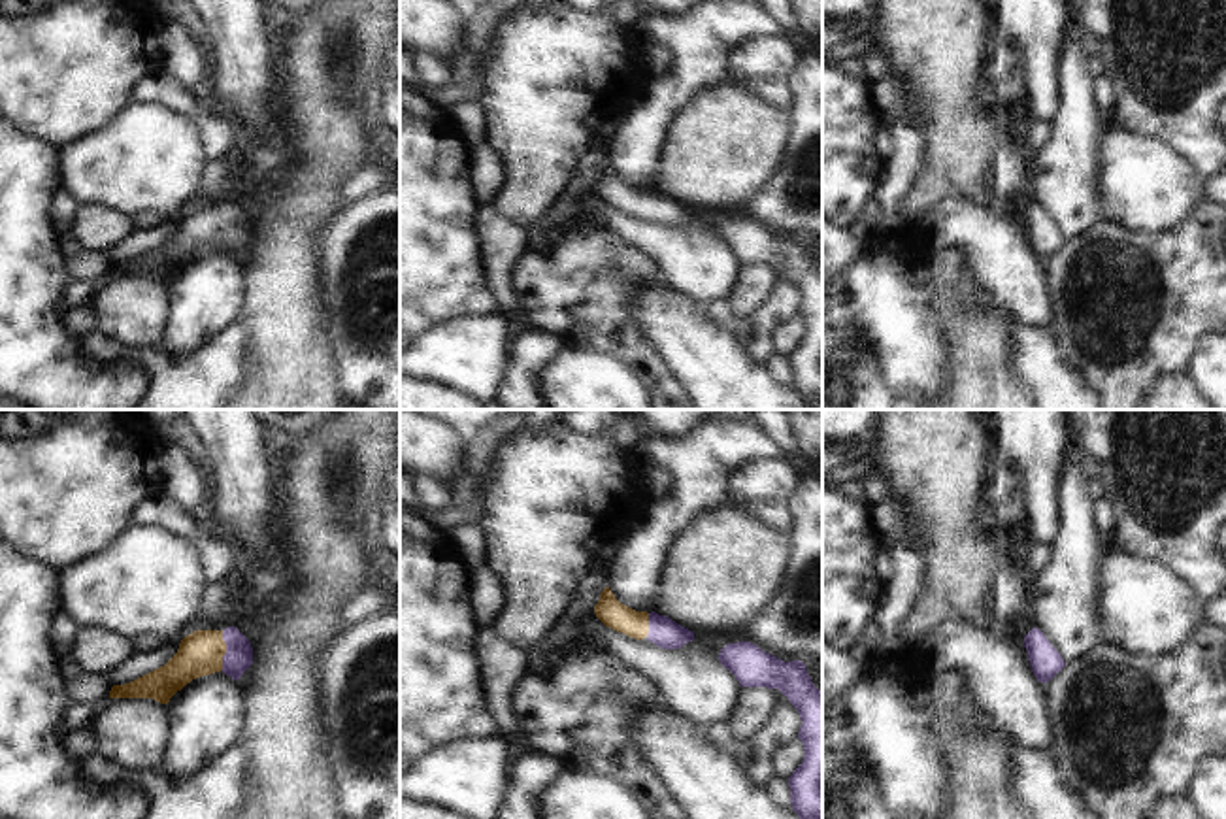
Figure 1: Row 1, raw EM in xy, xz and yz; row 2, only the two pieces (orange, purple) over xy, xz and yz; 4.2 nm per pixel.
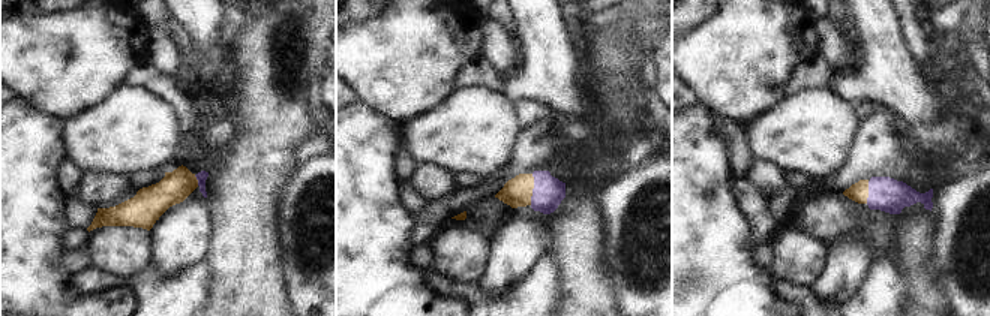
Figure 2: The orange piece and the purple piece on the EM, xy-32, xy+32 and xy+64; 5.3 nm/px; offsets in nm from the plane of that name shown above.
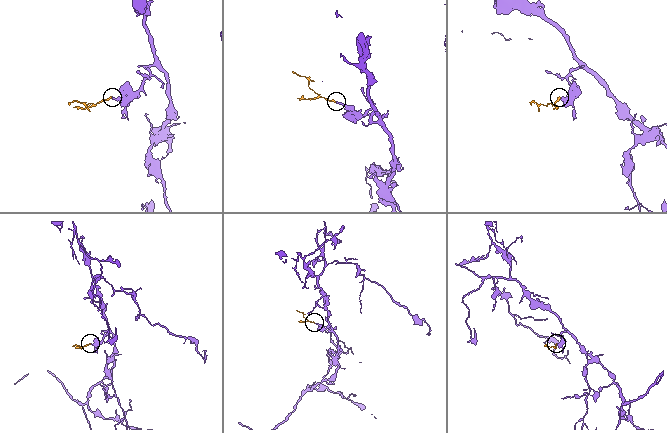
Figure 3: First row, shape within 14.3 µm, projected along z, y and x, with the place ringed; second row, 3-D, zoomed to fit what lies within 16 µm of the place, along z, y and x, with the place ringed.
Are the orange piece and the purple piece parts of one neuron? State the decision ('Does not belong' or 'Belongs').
Belongs

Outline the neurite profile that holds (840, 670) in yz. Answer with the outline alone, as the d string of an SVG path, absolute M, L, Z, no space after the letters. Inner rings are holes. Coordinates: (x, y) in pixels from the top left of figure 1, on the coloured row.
M822 640L822 715L856 681L862 668L864 660Z

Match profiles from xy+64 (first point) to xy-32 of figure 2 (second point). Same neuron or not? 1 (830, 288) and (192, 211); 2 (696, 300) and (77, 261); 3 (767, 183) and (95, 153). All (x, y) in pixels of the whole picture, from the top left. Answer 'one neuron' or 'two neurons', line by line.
1: one neuron
2: two neurons
3: two neurons

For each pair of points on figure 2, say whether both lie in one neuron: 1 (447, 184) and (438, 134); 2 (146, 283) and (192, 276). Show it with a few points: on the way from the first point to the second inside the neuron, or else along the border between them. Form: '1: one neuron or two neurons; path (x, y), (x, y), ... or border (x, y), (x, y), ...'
1: two neurons; border (417, 163), (435, 163), (453, 174)
2: one neuron; path (158, 285), (180, 285)

